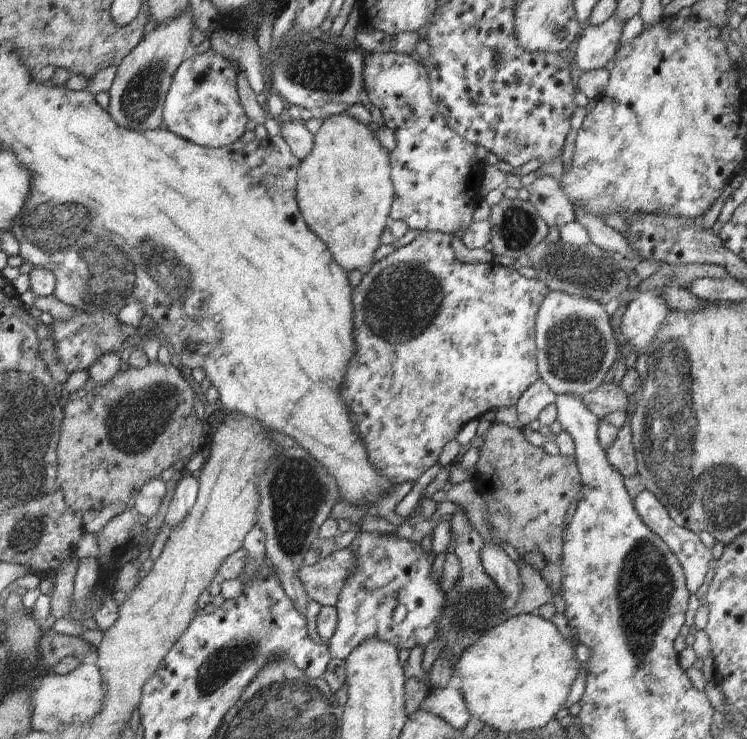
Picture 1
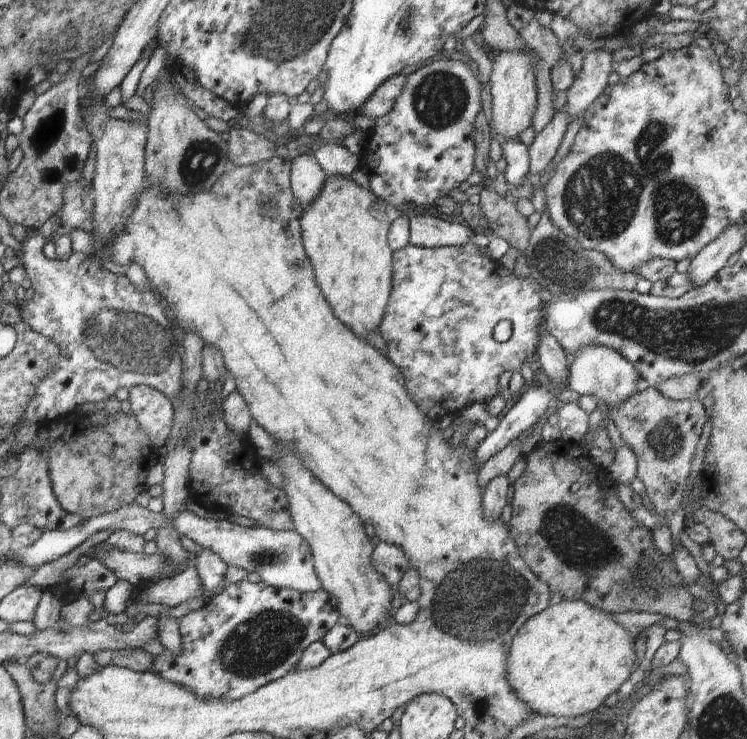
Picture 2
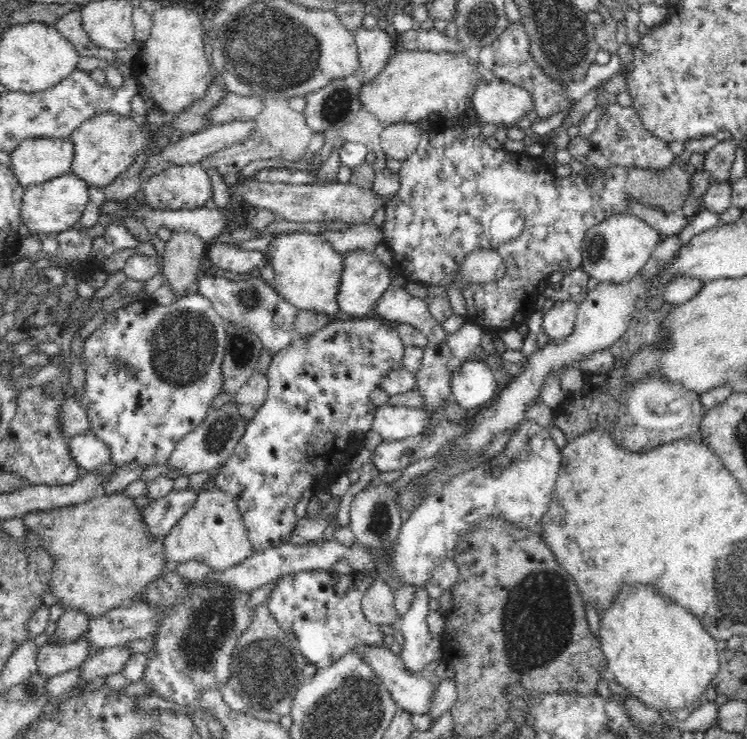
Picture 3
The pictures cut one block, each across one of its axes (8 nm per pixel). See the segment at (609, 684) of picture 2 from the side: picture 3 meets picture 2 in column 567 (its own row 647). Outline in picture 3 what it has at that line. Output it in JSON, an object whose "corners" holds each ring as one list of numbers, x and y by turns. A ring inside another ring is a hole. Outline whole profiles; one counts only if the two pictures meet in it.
{"corners":[[624,586,615,599,615,604,600,616,599,634,601,649,608,660,608,669,616,682,640,702,662,710,676,712,682,708,698,707,698,698,712,691,712,681,720,671,717,640,708,634,696,616,676,605,672,599,656,594,650,586]]}

